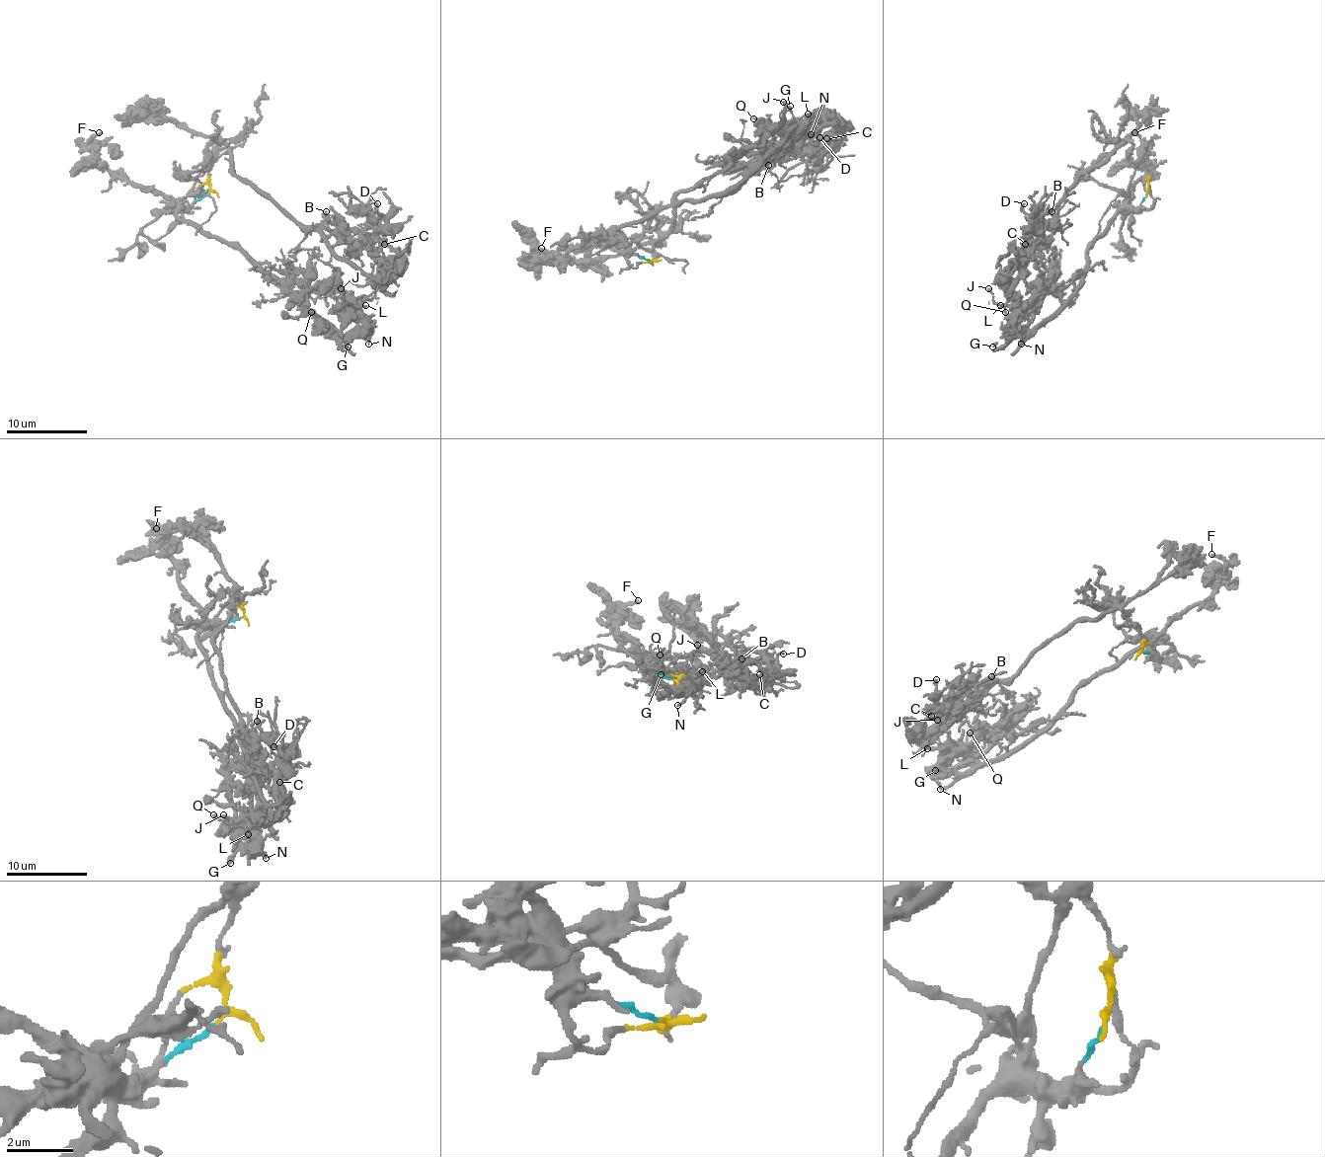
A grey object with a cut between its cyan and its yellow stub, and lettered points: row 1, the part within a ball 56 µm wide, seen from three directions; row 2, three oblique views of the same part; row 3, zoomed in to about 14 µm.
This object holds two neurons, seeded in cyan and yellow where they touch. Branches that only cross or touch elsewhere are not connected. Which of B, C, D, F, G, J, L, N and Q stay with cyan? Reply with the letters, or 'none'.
F, G, J, L, N, Q

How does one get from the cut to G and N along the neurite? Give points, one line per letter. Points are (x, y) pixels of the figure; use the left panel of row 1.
G: (207, 192), (178, 215), (242, 247), (344, 337), (342, 347), (348, 347)
N: (207, 192), (184, 206), (178, 215), (203, 231), (242, 247), (344, 335), (368, 333), (368, 345)

